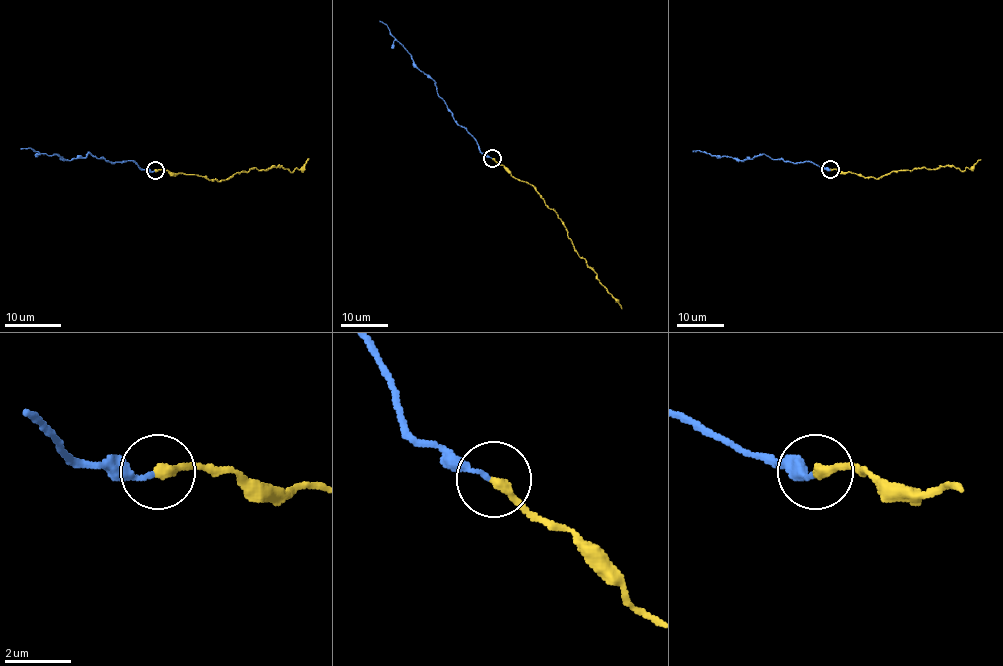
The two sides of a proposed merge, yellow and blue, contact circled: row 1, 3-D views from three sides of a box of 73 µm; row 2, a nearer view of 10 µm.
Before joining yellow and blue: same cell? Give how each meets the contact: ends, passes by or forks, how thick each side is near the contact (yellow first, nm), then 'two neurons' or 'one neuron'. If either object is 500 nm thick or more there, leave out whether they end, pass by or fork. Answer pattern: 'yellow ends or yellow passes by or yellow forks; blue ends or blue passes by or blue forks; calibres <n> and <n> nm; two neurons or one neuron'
yellow ends; blue ends; calibres 320 and 160 nm; two neurons

